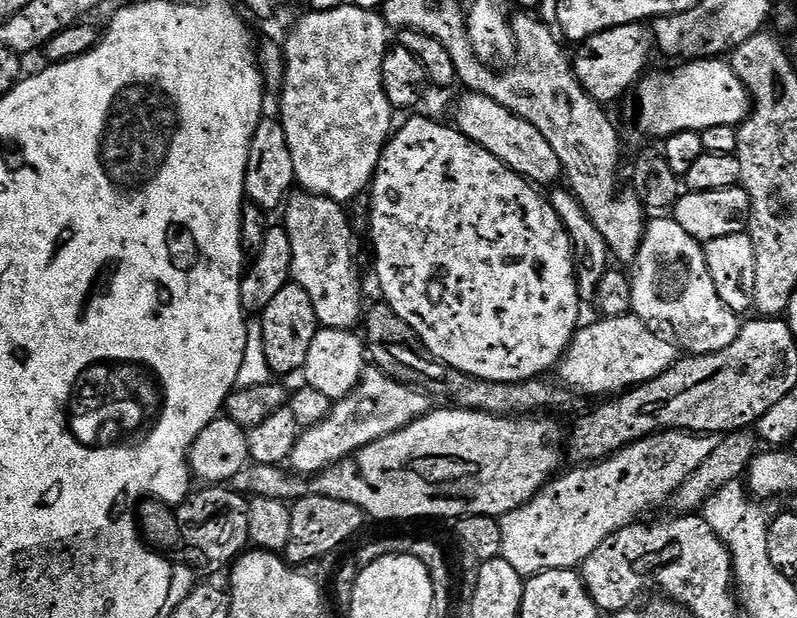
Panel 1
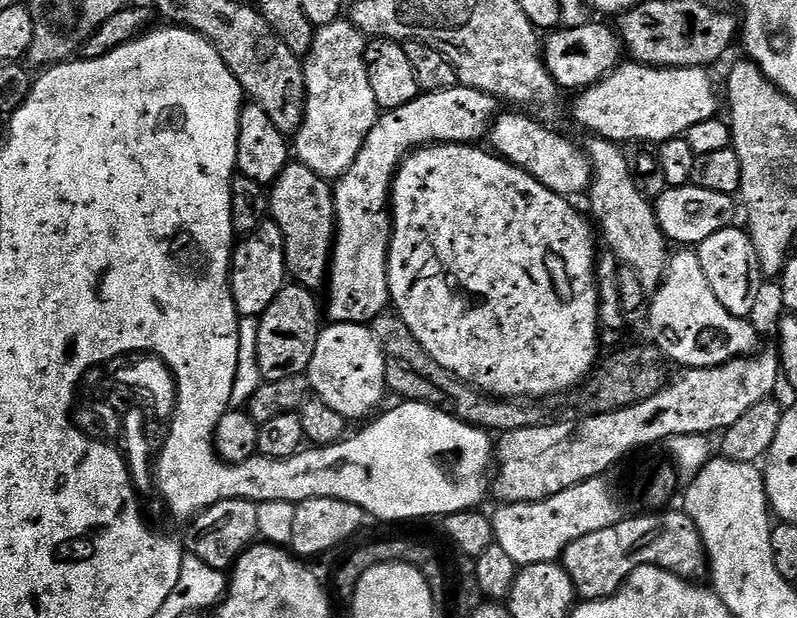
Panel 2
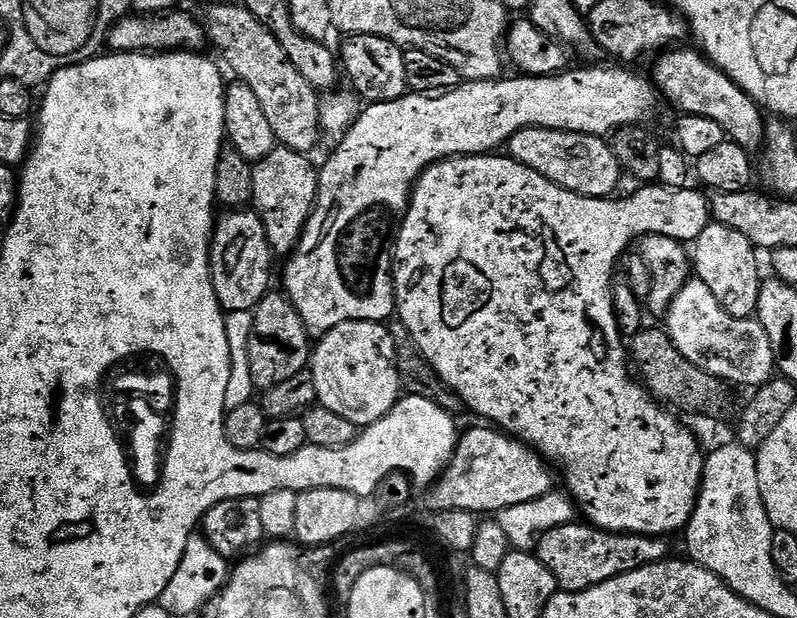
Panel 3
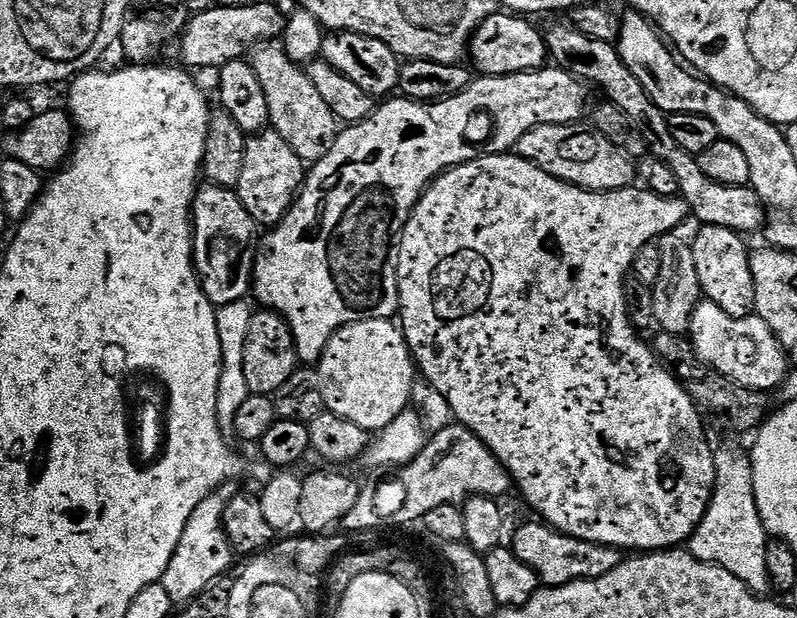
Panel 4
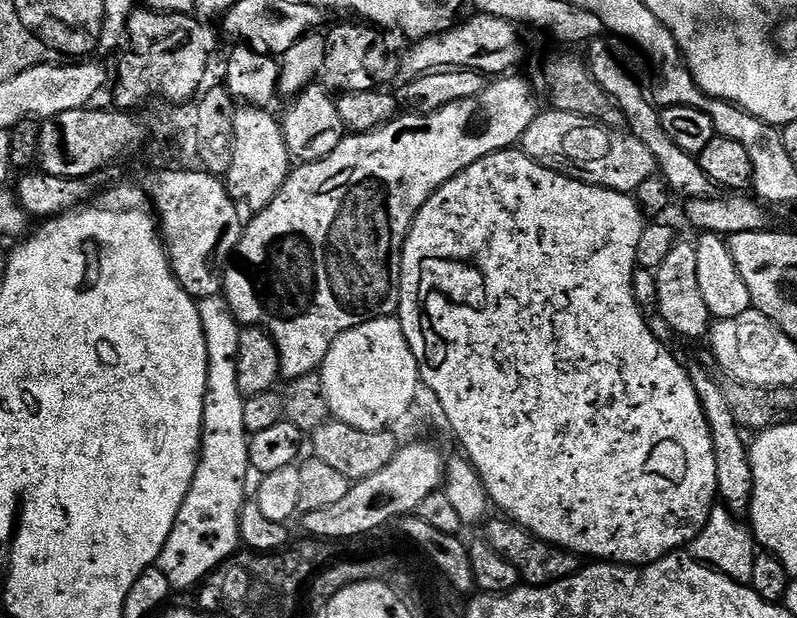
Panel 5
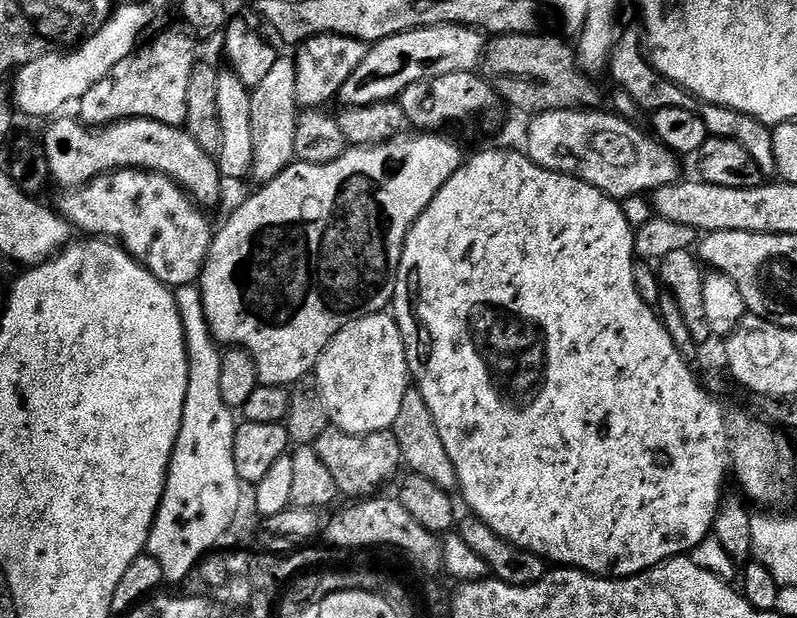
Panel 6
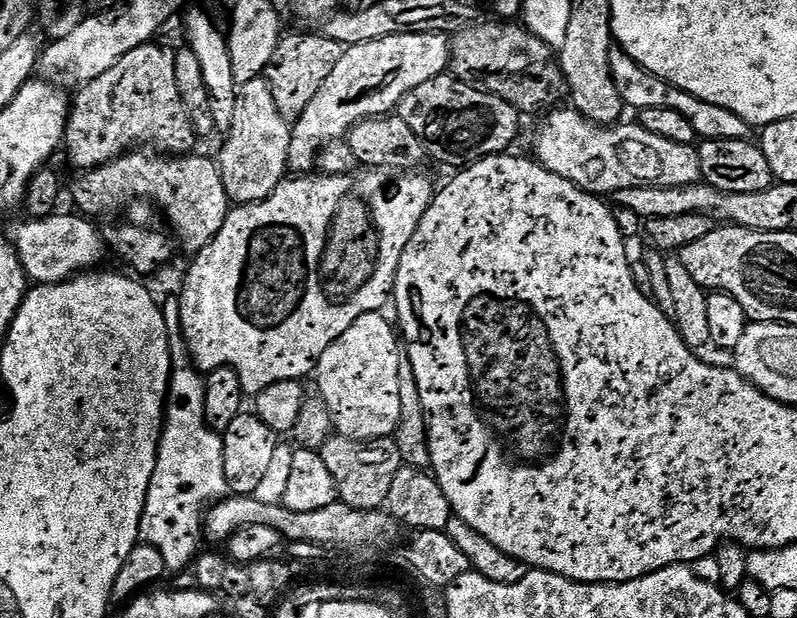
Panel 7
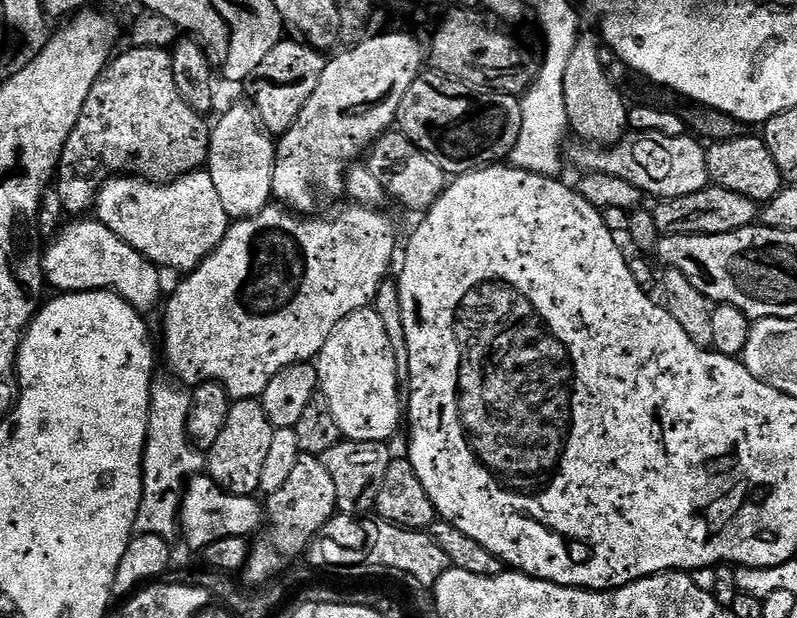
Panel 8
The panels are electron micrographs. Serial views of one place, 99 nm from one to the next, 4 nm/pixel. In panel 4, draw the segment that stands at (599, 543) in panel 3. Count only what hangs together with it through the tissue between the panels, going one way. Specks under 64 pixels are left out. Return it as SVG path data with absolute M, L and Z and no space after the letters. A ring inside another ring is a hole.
M532 518L529 524L517 526L510 547L518 562L526 562L526 566L530 566L534 574L538 574L541 585L545 588L557 588L570 582L602 578L602 574L610 574L610 570L618 567L622 559L621 549L567 536L536 518Z

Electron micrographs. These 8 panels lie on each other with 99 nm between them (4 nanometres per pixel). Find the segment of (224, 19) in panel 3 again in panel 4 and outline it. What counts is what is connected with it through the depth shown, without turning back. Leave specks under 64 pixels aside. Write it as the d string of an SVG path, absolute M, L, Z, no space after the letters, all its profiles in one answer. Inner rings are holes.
M280 46L257 47L251 53L250 63L258 82L262 84L262 94L266 94L271 131L286 138L286 146L290 146L290 150L294 150L294 154L305 162L315 162L330 154L330 146L334 146L338 135L338 121L325 99L314 88L307 71L292 61Z

